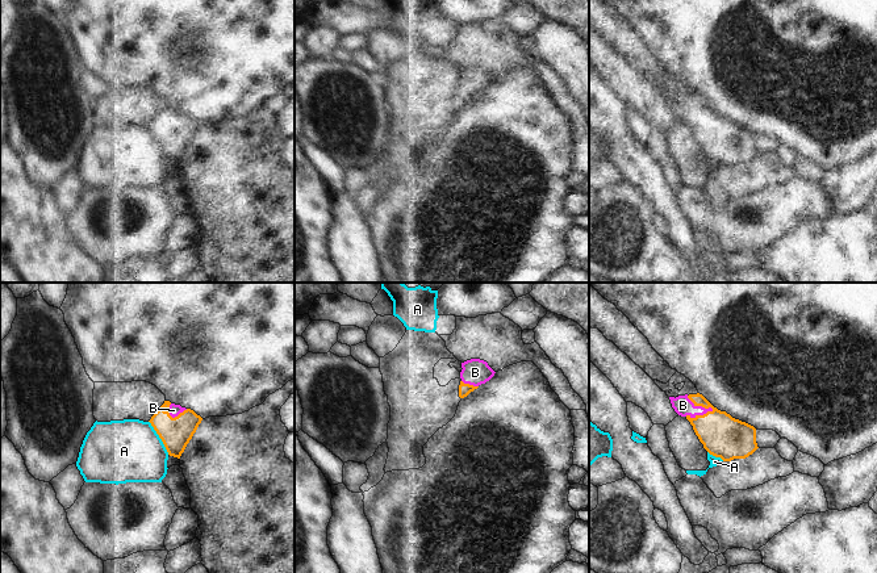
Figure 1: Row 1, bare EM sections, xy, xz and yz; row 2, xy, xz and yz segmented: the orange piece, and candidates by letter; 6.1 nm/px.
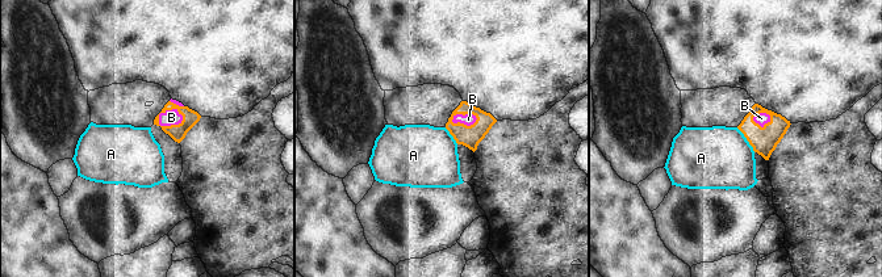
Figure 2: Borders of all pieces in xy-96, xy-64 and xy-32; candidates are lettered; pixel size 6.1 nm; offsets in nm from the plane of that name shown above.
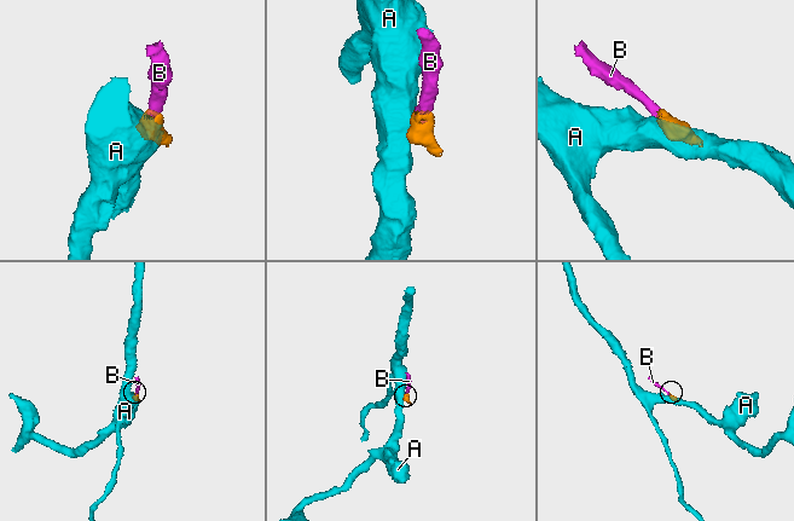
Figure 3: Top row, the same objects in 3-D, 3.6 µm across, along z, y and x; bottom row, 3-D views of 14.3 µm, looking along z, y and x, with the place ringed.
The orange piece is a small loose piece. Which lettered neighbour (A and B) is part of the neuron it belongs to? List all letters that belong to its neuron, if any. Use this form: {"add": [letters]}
{"add": ["B"]}

